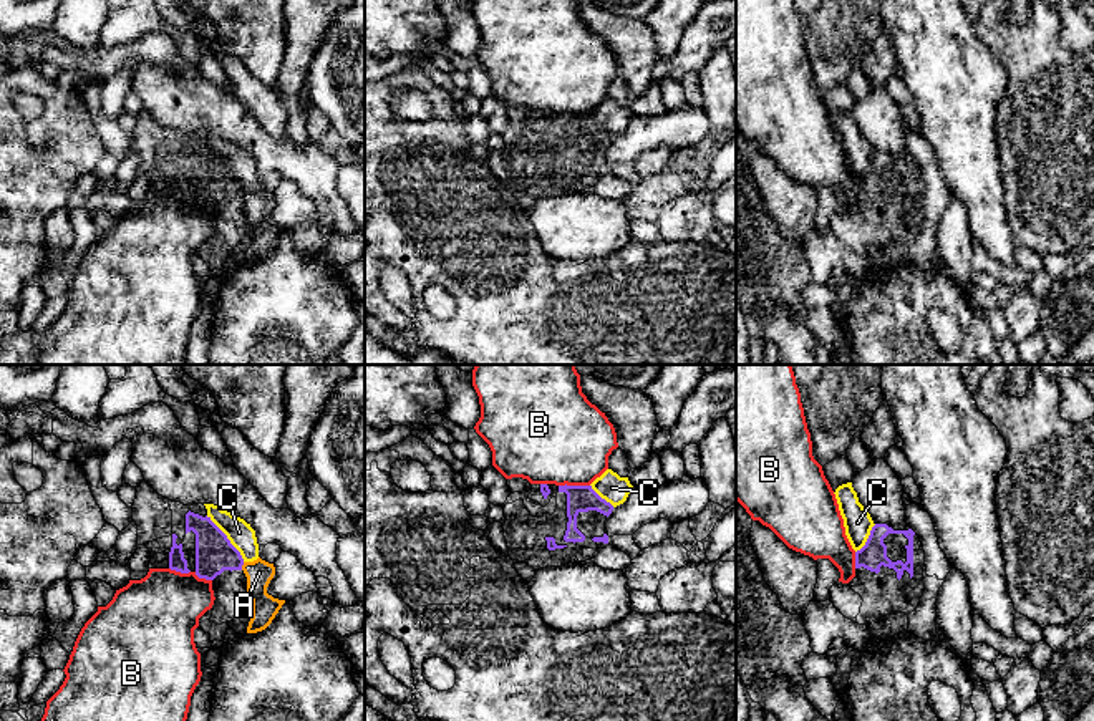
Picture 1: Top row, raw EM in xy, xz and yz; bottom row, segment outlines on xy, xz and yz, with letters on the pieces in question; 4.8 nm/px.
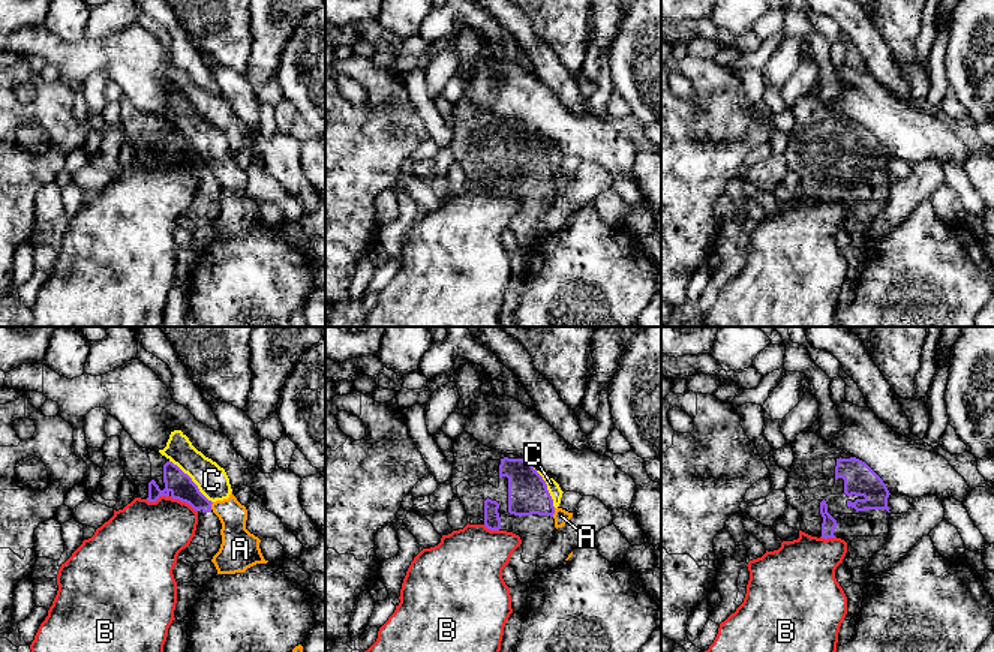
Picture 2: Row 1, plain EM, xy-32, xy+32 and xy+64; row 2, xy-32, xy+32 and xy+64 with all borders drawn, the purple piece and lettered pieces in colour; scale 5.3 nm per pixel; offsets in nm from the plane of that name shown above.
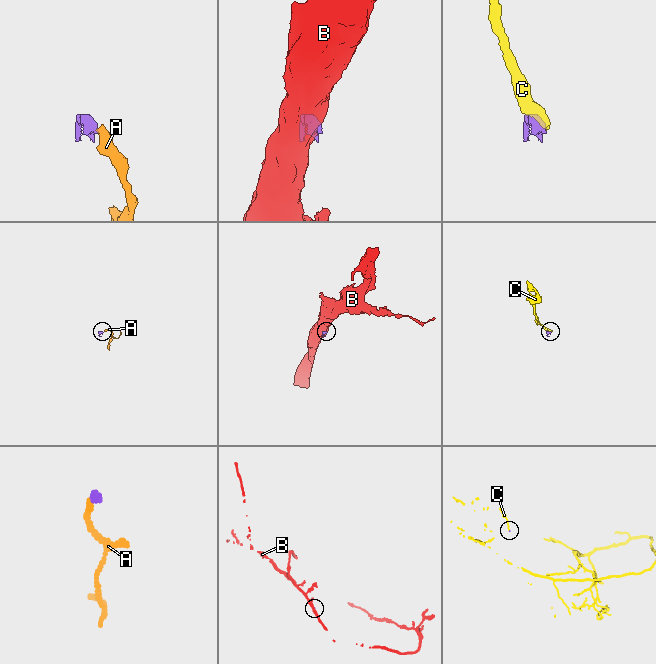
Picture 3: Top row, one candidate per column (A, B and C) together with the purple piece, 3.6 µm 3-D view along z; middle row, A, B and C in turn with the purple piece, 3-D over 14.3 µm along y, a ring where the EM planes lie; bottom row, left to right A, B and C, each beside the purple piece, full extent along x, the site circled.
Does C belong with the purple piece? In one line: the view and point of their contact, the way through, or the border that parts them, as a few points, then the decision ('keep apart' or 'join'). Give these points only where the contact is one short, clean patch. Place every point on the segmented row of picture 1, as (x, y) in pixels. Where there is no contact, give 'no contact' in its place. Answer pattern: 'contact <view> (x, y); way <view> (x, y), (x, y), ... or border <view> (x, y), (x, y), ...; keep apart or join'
contact xy (227, 539); border xy (206, 516), (244, 561); keep apart

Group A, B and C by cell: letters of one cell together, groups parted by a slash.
A C / B

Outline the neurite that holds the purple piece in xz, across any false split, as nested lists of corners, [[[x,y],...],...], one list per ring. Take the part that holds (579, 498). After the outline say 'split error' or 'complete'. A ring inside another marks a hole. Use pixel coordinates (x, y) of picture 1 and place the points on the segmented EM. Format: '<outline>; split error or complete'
[[[530,484],[522,492],[511,494],[502,507],[501,524],[509,557],[534,570],[587,562],[603,544],[608,544],[605,520],[613,506],[592,486]]]; split error

